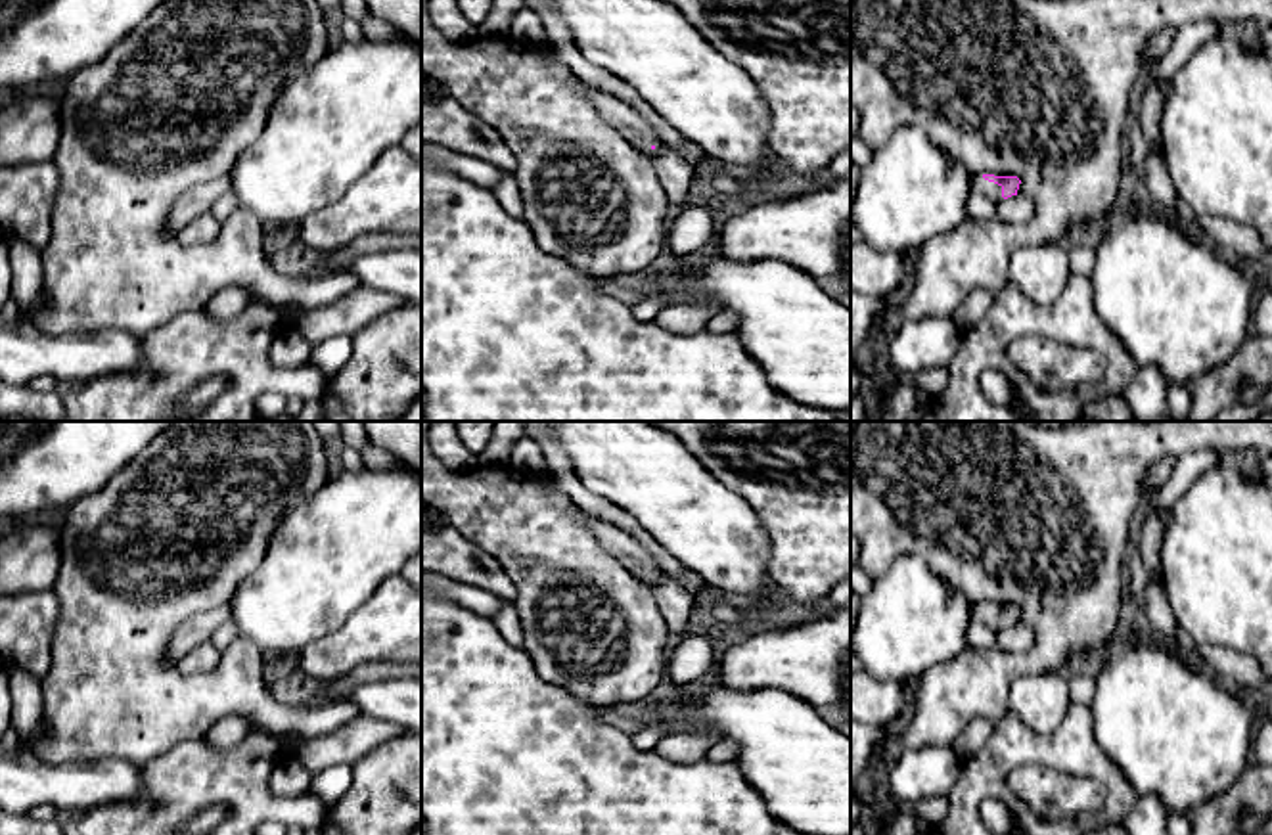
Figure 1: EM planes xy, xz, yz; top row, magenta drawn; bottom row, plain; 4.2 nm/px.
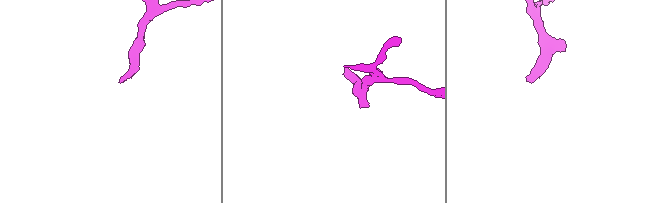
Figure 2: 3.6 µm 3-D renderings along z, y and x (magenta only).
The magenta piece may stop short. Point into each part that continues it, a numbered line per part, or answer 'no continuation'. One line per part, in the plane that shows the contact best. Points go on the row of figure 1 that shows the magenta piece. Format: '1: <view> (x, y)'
1: yz (983, 186)

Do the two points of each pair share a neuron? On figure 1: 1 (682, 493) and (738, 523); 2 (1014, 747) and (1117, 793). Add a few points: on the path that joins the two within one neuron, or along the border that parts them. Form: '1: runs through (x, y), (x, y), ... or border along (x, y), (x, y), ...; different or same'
1: runs through (696, 498), (725, 523); same
2: runs through (1041, 749), (1075, 751), (1098, 767); same

